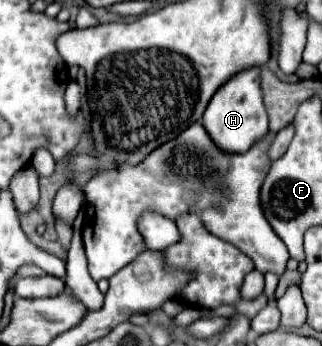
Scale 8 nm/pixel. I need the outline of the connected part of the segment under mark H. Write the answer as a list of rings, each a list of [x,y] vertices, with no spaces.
[[[259,68],[239,72],[239,76],[233,76],[227,84],[223,84],[213,94],[201,122],[213,144],[225,154],[243,154],[251,150],[259,140],[263,140],[269,130],[267,130],[267,112],[259,88]]]

